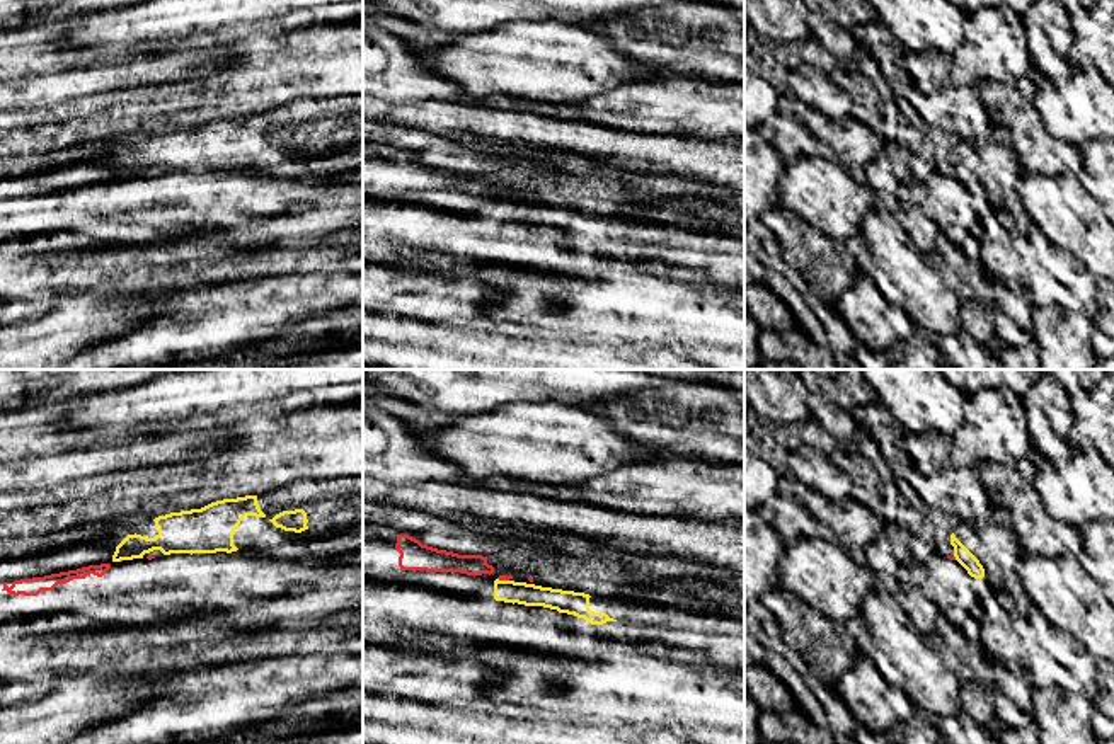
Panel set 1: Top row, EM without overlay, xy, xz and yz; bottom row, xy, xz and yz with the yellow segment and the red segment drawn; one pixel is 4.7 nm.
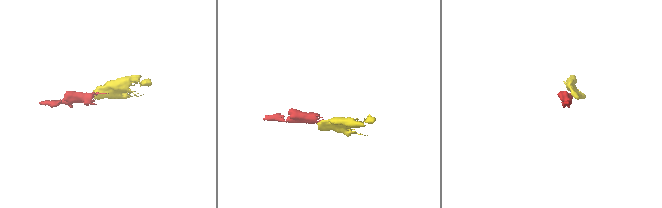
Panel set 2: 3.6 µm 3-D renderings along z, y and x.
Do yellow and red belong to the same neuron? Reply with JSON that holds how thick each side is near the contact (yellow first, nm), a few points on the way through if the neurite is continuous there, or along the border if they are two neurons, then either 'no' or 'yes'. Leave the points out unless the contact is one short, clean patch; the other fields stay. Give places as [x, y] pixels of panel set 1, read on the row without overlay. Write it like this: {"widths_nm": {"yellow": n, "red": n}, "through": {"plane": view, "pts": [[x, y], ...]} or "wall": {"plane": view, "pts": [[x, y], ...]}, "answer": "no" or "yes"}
{"widths_nm": {"yellow": 110, "red": 30}, "wall": {"plane": "xz", "pts": [[498, 196], [508, 200]]}, "answer": "no"}

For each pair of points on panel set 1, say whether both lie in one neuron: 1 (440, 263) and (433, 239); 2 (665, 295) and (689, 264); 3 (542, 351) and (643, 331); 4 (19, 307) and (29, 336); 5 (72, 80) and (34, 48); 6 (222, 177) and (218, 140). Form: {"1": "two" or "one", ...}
{"1": "one", "2": "two", "3": "two", "4": "two", "5": "one", "6": "two"}

